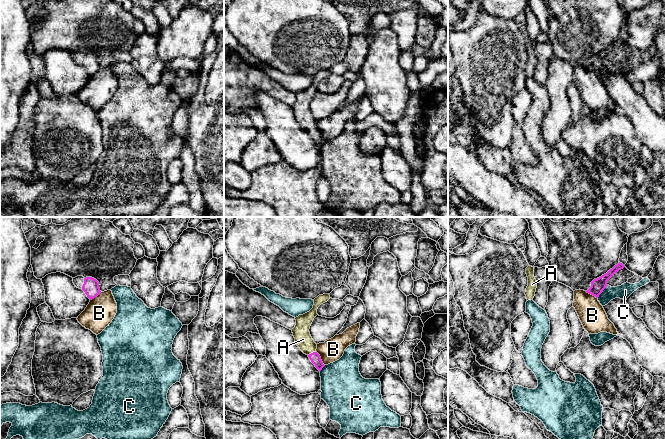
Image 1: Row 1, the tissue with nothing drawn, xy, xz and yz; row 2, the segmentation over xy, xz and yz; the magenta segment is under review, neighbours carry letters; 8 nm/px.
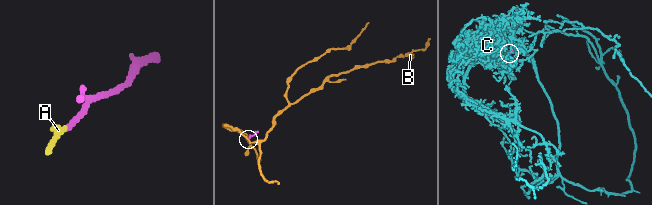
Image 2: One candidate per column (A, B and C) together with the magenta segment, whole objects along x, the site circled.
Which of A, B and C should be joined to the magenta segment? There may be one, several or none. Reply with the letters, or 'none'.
A

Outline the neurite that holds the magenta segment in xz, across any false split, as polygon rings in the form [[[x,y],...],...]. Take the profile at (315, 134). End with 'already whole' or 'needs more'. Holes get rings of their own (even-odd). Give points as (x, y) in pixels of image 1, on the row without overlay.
[[[329,70],[319,71],[315,74],[313,84],[309,88],[296,93],[296,101],[292,105],[296,121],[309,133],[319,147],[321,147],[325,141],[323,140],[320,131],[316,128],[317,120],[312,115],[309,105],[314,94],[318,91],[318,83],[329,75]]]; needs more

